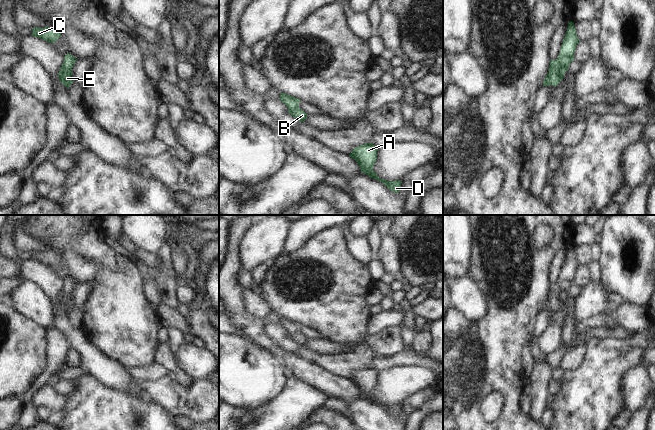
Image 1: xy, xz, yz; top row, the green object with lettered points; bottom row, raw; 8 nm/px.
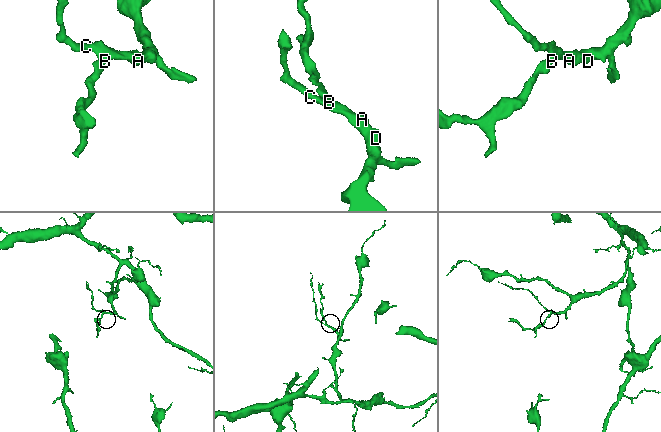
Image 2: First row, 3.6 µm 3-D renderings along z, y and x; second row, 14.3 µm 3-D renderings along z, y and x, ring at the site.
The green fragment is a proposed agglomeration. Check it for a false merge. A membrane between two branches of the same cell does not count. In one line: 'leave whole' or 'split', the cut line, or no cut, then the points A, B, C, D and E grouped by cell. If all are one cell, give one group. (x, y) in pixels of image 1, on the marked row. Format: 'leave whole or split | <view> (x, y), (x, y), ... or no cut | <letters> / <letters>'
leave whole | no cut | A B C D E

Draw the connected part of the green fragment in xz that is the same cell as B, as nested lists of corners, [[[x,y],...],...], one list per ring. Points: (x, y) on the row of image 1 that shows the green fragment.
[[[280,93],[280,101],[288,107],[288,113],[299,122],[304,122],[307,114],[299,108],[300,99],[285,93]]]

